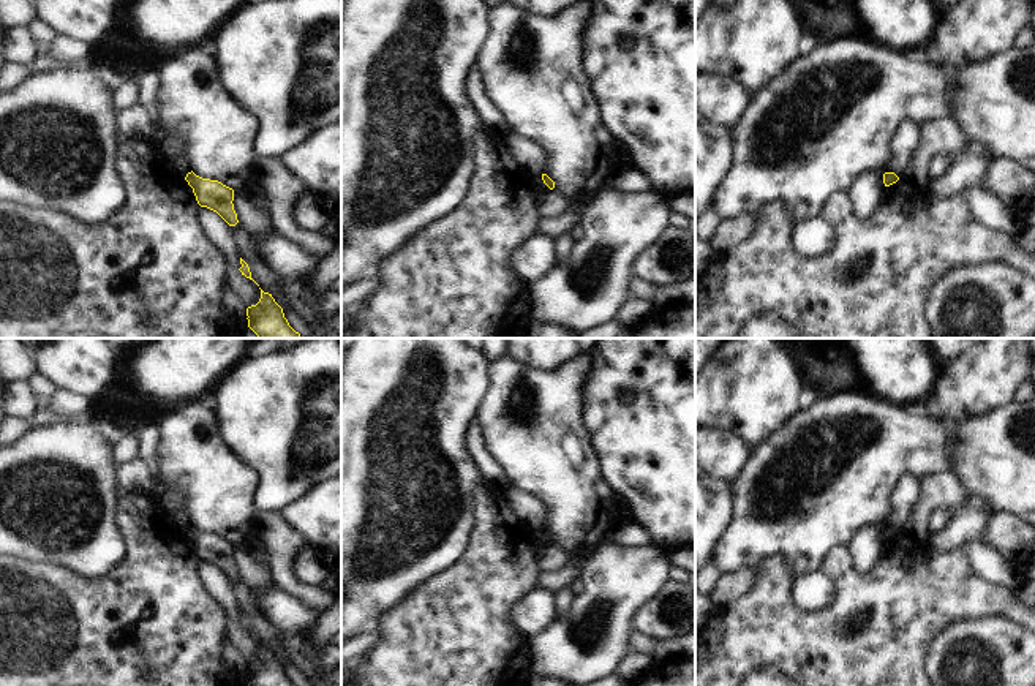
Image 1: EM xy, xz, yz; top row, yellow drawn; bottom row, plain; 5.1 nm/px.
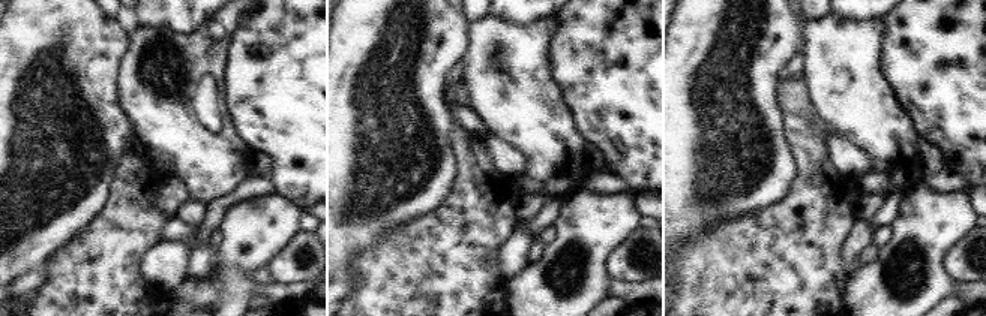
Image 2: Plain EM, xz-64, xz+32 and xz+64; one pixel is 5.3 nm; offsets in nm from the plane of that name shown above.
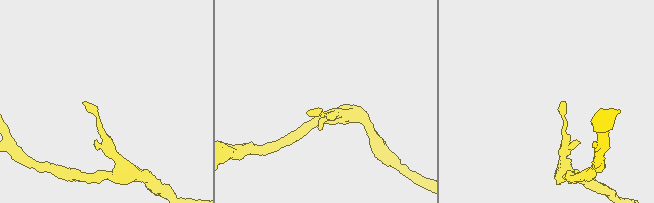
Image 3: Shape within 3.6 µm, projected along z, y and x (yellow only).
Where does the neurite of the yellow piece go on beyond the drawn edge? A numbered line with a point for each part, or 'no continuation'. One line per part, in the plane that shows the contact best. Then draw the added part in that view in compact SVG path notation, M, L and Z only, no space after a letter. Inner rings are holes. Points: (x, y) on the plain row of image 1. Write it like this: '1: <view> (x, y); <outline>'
no continuation

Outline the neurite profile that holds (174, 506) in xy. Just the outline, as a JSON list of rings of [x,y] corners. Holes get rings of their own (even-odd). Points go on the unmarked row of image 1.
[[[169,495],[160,501],[155,501],[155,503],[161,509],[163,514],[175,518],[183,526],[188,528],[193,525],[186,501],[182,495]]]

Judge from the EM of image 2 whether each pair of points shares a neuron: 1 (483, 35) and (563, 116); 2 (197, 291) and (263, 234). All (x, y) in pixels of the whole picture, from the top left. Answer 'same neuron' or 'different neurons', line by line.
1: same neuron
2: same neuron

